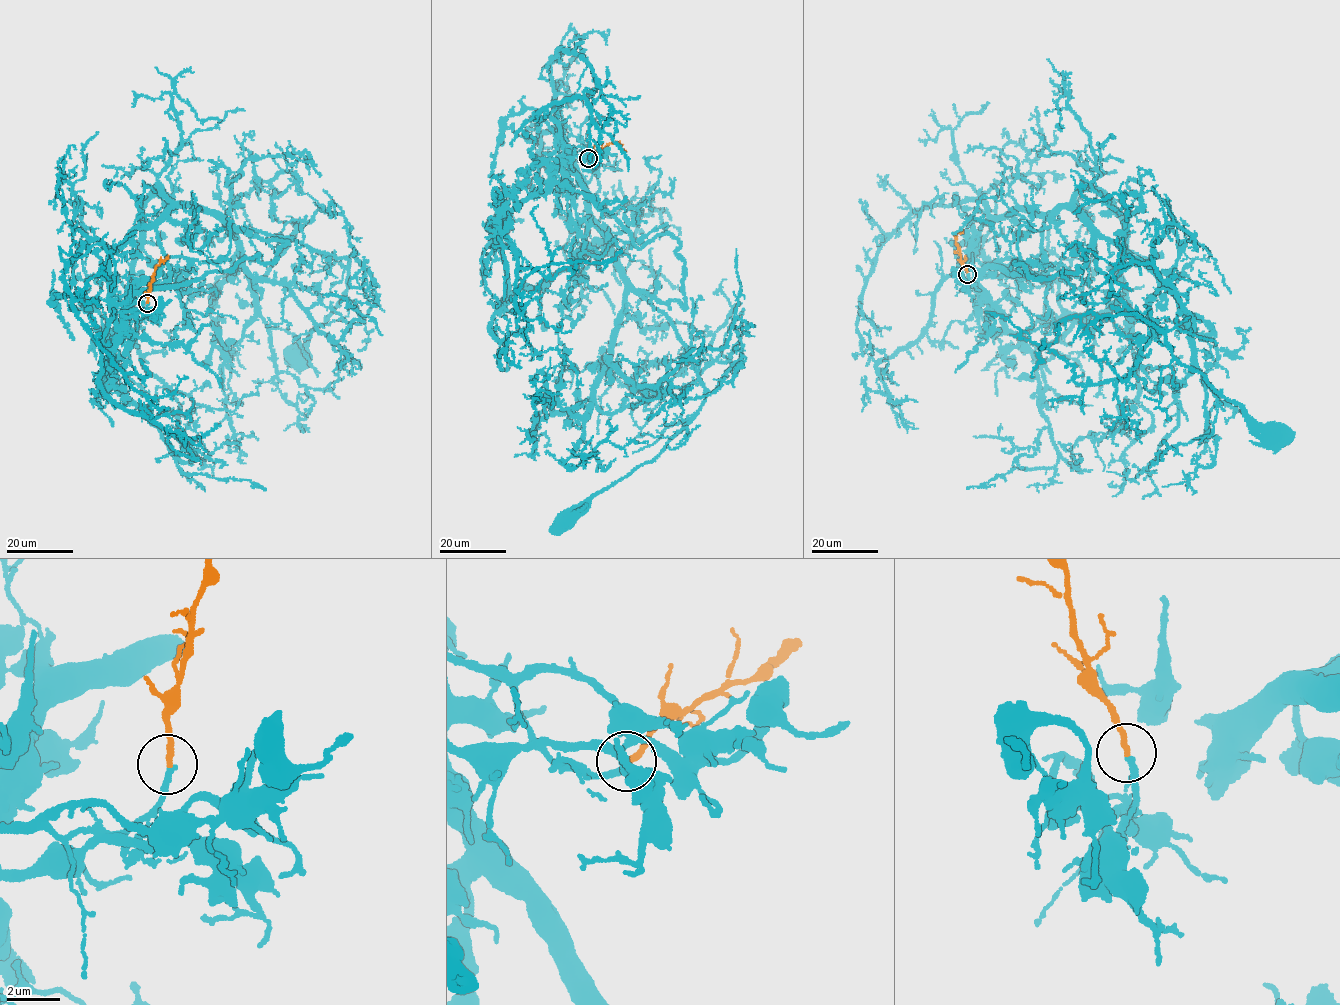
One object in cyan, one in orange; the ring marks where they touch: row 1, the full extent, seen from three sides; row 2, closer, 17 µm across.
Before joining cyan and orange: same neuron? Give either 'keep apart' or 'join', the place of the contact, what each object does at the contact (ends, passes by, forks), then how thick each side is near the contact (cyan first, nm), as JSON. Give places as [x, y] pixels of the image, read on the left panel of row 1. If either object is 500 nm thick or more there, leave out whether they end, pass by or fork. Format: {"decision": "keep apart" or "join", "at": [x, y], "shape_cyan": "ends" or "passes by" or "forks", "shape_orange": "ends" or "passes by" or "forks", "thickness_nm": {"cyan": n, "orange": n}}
{"decision": "join", "at": [147, 303], "shape_cyan": "ends", "shape_orange": "ends", "thickness_nm": {"cyan": 240, "orange": 200}}

